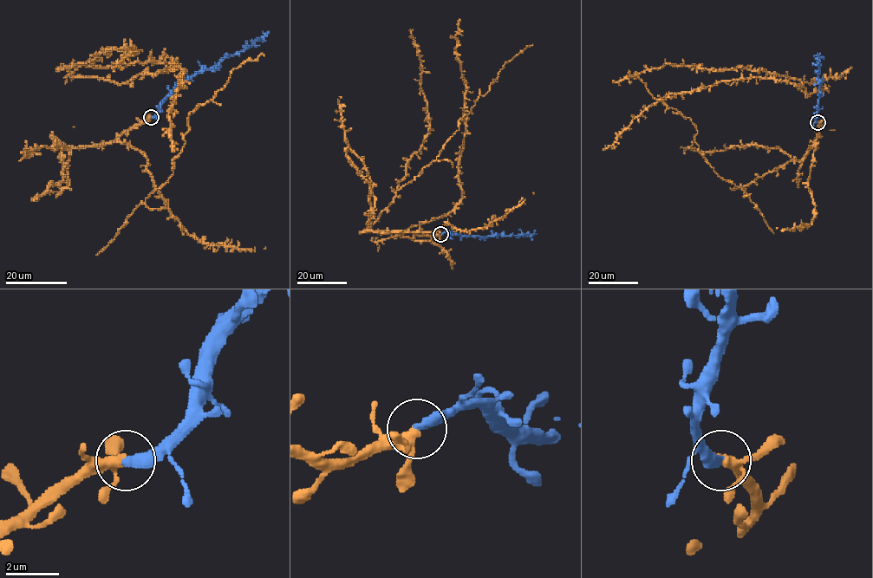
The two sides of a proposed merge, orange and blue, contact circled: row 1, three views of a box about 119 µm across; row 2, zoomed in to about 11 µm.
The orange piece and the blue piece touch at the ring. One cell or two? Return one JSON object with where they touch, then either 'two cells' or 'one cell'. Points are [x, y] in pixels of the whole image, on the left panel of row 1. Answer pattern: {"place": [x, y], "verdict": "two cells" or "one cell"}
{"place": [151, 117], "verdict": "one cell"}

